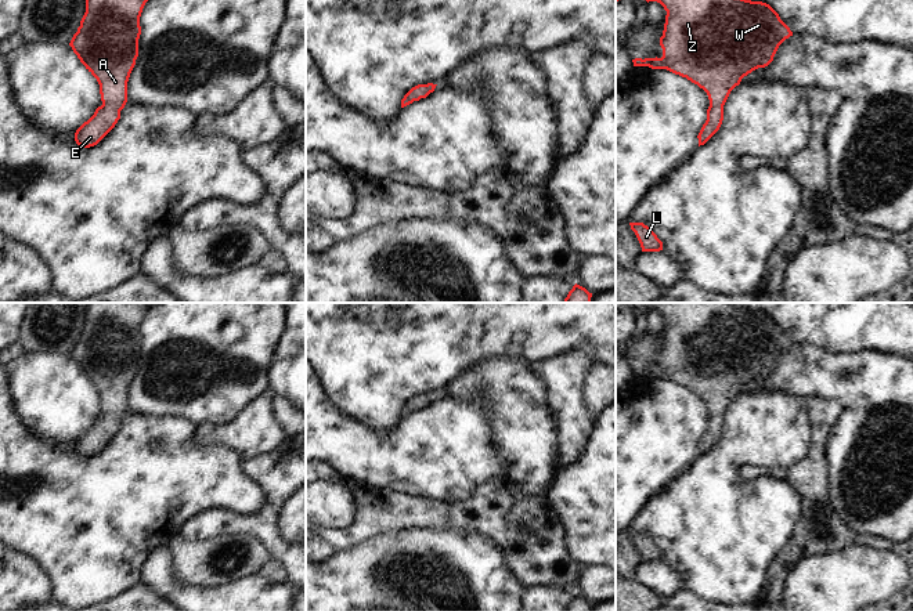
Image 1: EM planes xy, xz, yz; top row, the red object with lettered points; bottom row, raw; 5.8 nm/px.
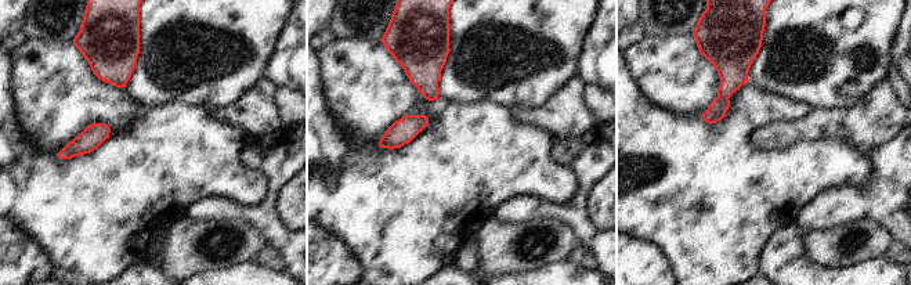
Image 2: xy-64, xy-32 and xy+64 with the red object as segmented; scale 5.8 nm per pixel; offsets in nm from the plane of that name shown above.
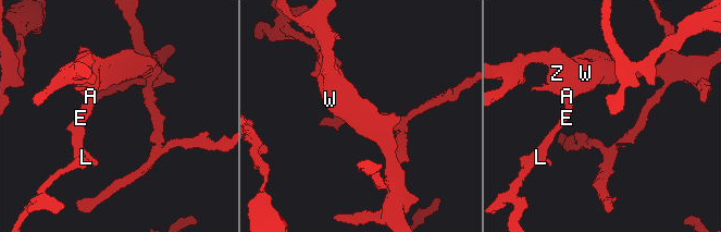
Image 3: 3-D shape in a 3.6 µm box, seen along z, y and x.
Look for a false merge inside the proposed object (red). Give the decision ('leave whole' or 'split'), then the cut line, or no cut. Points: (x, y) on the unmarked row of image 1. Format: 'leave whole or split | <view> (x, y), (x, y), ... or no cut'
leave whole | no cut

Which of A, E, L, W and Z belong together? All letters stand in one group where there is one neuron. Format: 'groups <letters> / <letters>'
groups A E L W Z

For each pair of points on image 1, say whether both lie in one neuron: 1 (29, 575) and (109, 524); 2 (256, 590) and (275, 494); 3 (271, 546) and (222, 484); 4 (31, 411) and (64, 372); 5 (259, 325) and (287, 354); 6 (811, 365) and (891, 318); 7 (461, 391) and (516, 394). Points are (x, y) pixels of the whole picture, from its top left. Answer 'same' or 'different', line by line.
1: different
2: different
3: different
4: same
5: different
6: different
7: same

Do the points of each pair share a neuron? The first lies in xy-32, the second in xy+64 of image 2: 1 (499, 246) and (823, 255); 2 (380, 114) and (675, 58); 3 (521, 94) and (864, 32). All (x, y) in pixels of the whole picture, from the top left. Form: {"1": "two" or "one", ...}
{"1": "one", "2": "one", "3": "one"}

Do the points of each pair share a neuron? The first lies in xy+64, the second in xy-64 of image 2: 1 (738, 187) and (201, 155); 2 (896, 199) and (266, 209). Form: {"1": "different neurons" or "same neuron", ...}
{"1": "same neuron", "2": "same neuron"}

